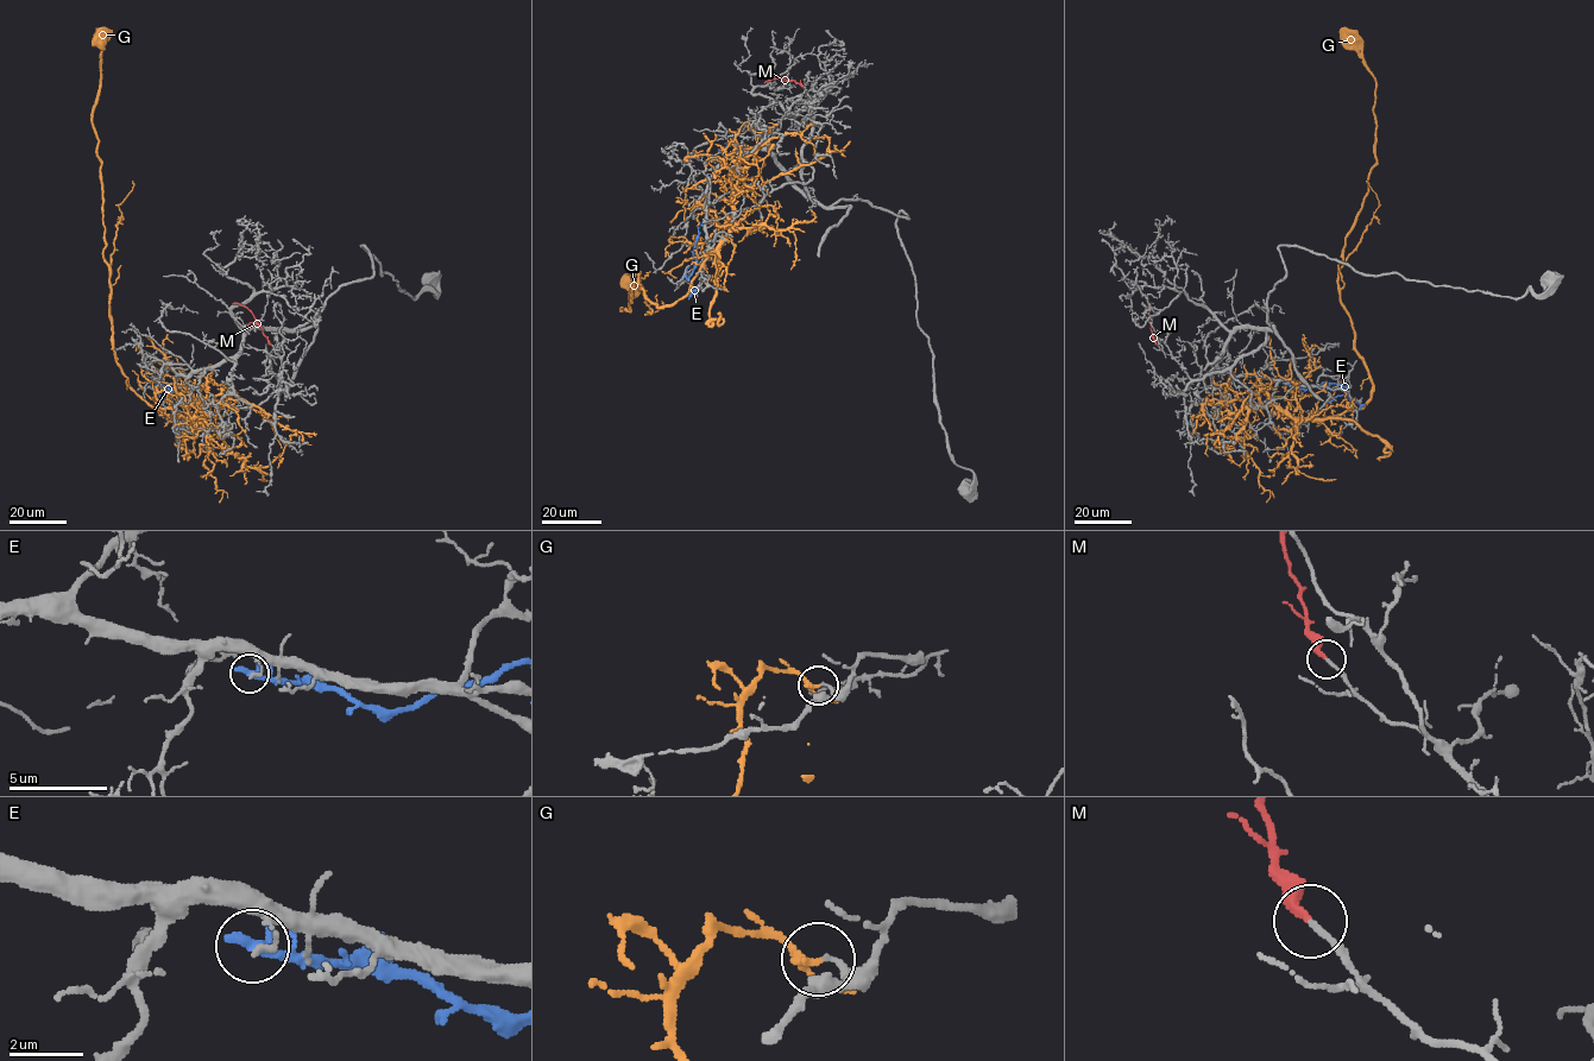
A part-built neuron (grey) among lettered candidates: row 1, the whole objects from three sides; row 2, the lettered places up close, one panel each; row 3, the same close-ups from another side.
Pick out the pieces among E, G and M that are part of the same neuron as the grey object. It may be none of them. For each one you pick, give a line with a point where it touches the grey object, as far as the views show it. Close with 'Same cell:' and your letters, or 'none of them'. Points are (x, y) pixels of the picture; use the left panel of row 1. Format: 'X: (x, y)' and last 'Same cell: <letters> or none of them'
M: (271, 345)
Same cell: M

